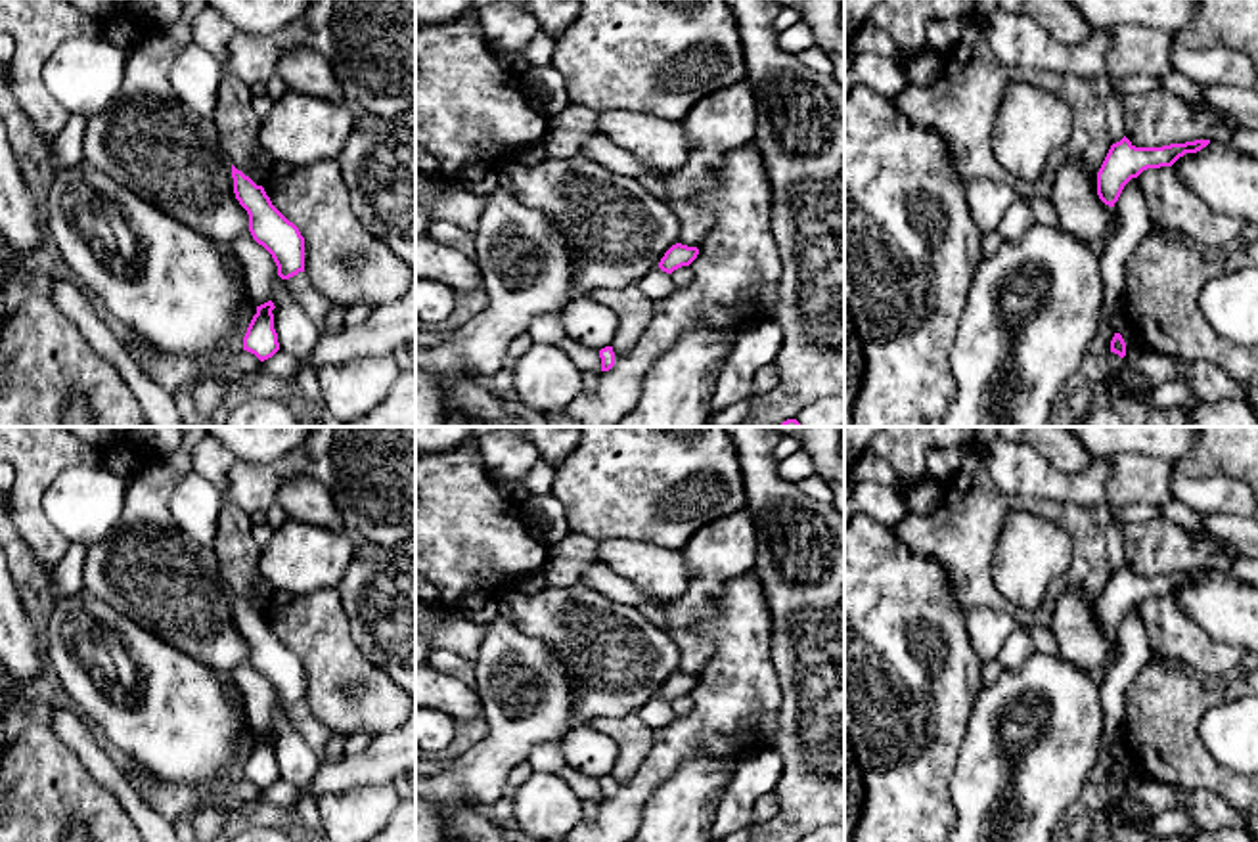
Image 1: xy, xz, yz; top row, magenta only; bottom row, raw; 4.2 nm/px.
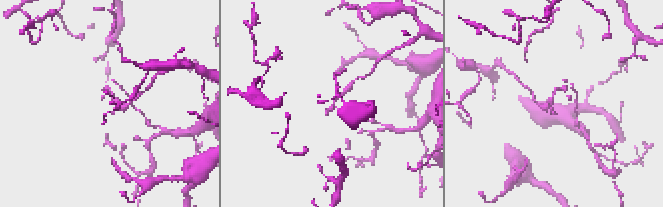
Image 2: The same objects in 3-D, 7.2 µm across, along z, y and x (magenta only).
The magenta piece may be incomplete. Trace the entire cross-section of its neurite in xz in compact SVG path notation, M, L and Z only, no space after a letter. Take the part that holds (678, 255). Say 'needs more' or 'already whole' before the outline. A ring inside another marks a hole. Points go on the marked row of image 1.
already whole; M676 243L664 253L664 256L659 262L659 268L666 274L672 274L682 266L689 266L697 258L697 255L699 255L697 247Z

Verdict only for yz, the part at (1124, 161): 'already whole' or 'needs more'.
already whole

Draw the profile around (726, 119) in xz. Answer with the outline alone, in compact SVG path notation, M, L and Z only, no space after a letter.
M745 80L716 90L691 107L687 117L680 122L687 142L687 161L682 168L668 170L663 176L666 197L664 203L680 220L678 243L699 247L714 226L714 212L699 203L701 195L720 182L720 172L728 155L754 142L756 132L756 101L753 90Z

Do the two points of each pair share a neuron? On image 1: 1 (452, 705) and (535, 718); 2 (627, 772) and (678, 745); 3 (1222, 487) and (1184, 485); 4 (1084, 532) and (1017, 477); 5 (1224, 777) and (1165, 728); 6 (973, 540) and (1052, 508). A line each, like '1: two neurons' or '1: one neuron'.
1: two neurons
2: two neurons
3: one neuron
4: two neurons
5: one neuron
6: one neuron

